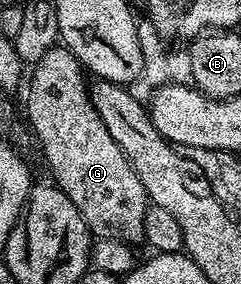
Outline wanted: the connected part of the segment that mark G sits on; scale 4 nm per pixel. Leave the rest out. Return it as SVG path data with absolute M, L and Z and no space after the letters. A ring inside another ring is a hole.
M54 47L47 51L47 55L43 55L43 59L36 61L32 69L33 78L29 81L29 125L41 144L41 151L53 172L52 180L57 188L62 189L71 203L75 203L94 238L124 241L132 247L137 245L136 241L144 242L143 219L147 208L145 188L143 183L139 183L139 175L135 175L119 143L115 143L107 127L103 127L103 119L99 119L99 111L95 111L89 98L89 85L85 81L87 73L81 62L71 50Z

